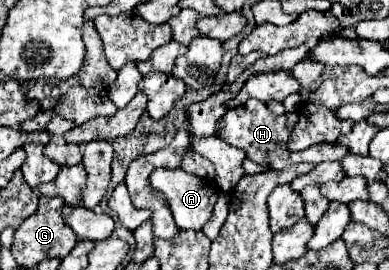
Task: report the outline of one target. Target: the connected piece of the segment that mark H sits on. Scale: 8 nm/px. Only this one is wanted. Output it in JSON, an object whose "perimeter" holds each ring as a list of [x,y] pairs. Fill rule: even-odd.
{"perimeter":[[[249,99],[247,103],[243,103],[241,107],[229,109],[219,121],[217,121],[217,135],[221,139],[225,139],[229,145],[241,149],[247,153],[247,157],[259,165],[265,165],[267,169],[273,171],[281,171],[287,169],[291,165],[297,163],[311,163],[311,165],[319,165],[323,161],[341,161],[347,151],[341,145],[329,143],[329,145],[313,145],[307,147],[305,151],[289,151],[287,149],[287,135],[291,135],[291,129],[298,121],[297,112],[284,113],[282,115],[273,115],[265,103],[257,101],[257,99]]]}

